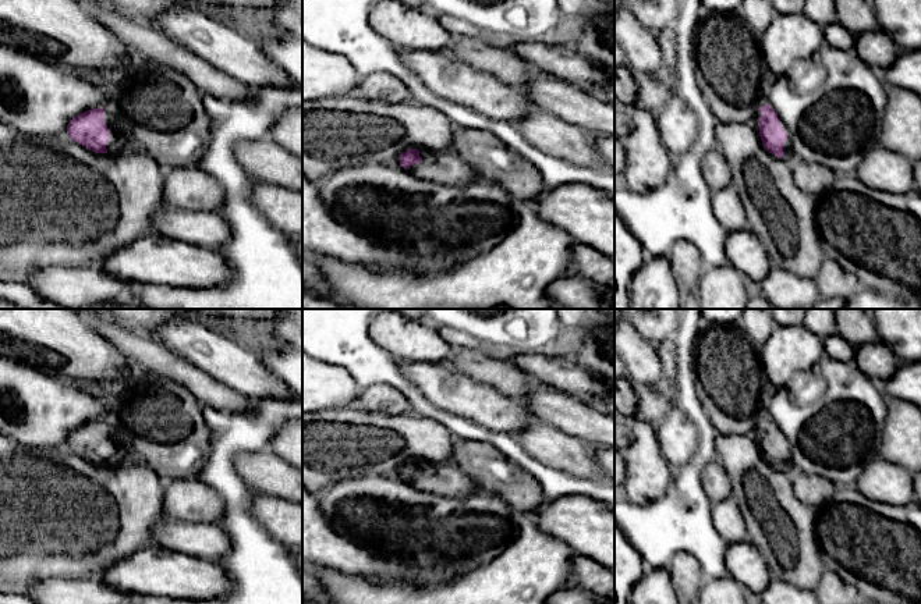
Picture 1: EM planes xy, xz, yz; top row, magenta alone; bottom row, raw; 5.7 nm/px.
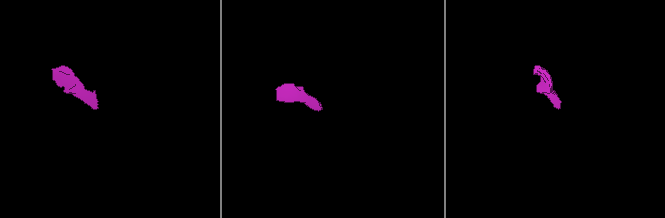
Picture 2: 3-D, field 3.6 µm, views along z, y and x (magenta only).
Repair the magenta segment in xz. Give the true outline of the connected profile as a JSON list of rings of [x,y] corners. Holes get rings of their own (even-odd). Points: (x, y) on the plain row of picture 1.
[[[408,461],[400,466],[400,477],[419,491],[449,498],[464,498],[481,491],[478,483],[453,463],[435,466],[428,462]]]

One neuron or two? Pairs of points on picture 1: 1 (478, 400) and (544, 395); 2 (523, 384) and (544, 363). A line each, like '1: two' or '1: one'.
1: two
2: two

